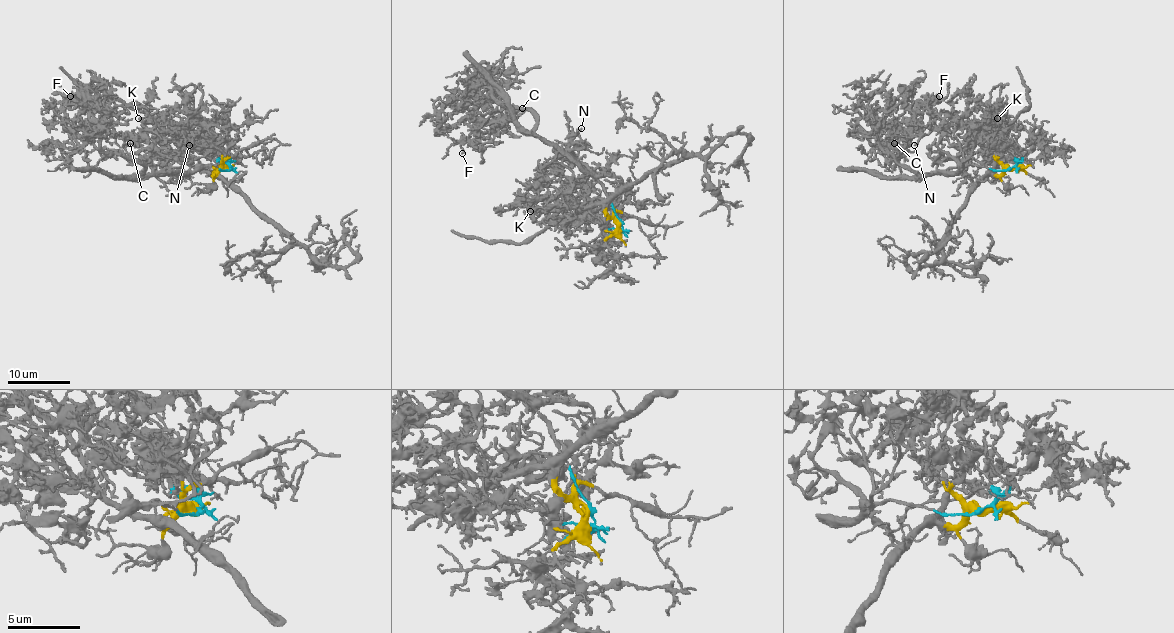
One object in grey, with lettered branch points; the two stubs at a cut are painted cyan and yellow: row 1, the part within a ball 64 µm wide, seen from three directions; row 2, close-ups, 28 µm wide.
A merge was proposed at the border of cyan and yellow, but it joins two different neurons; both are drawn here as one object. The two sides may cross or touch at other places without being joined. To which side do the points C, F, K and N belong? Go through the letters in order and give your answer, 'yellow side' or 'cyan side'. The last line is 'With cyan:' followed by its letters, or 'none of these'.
C: cyan side
F: cyan side
K: cyan side
N: cyan side
With cyan: C, F, K, N

